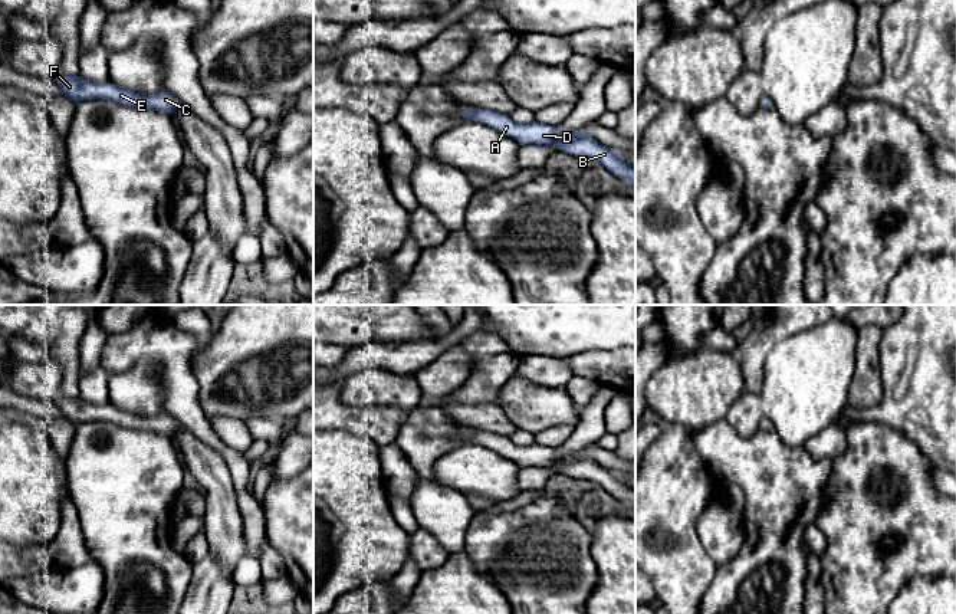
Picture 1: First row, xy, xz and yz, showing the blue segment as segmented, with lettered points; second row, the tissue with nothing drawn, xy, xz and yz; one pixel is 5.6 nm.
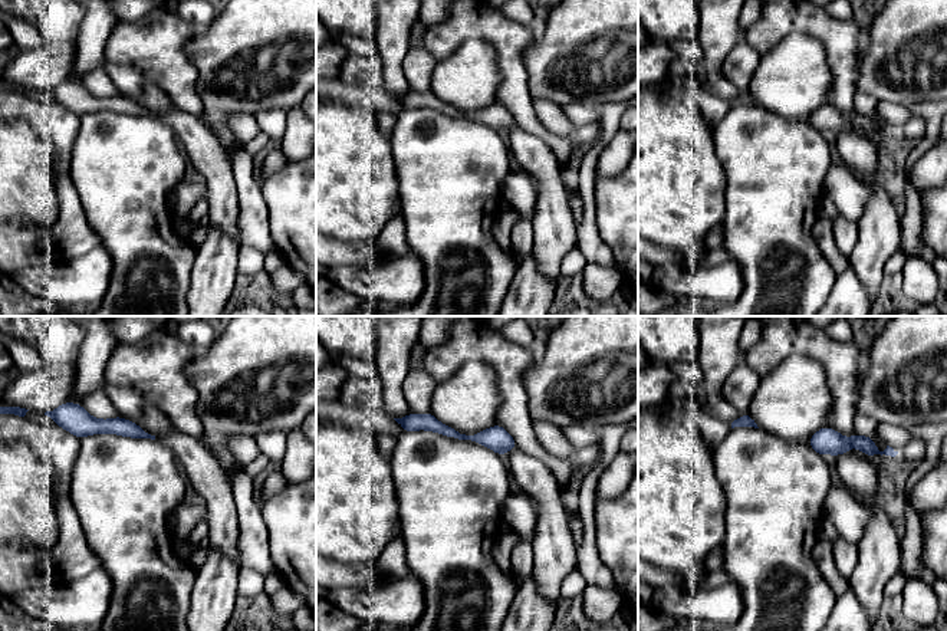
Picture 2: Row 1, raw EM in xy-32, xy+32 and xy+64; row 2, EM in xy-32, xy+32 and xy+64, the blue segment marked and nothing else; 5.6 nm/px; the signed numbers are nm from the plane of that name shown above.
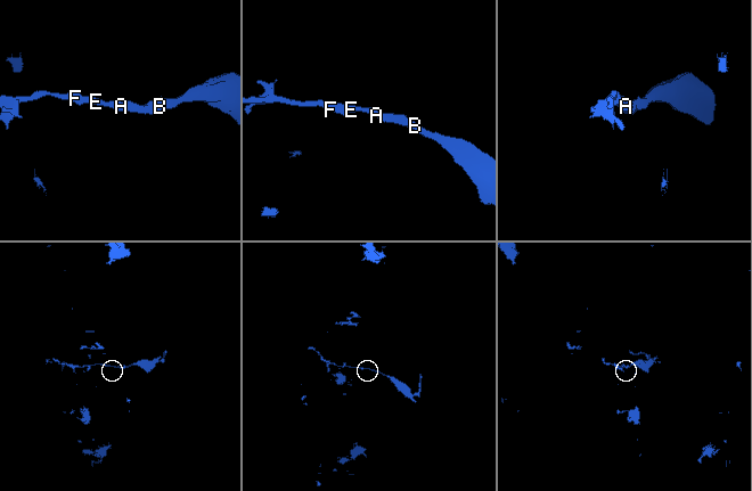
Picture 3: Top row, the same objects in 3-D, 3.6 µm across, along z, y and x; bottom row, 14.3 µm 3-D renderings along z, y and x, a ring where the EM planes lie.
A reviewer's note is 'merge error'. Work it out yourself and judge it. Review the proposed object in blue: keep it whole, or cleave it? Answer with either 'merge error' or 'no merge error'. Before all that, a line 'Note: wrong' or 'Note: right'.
Note: wrong
no merge error

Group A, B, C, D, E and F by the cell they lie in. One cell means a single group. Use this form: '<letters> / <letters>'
A B C D E F

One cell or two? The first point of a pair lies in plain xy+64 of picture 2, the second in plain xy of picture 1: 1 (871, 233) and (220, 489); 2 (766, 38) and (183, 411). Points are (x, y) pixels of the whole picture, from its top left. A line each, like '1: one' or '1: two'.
1: one
2: one

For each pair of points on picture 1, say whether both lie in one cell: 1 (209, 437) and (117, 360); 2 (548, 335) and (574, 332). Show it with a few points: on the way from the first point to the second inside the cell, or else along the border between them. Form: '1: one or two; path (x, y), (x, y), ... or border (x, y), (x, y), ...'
1: one; path (184, 406), (177, 373), (157, 353), (148, 353)
2: one; path (554, 332), (568, 332)

